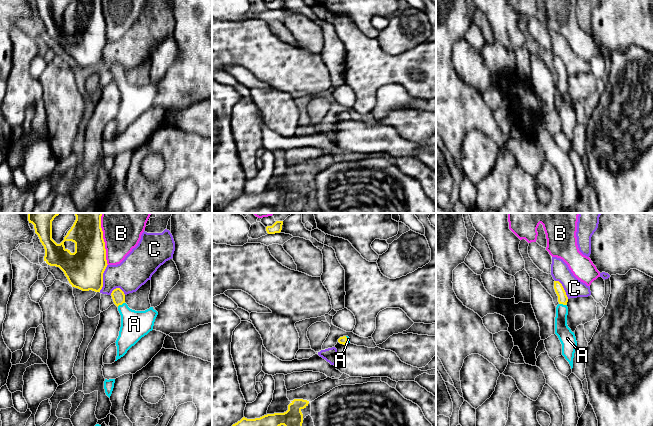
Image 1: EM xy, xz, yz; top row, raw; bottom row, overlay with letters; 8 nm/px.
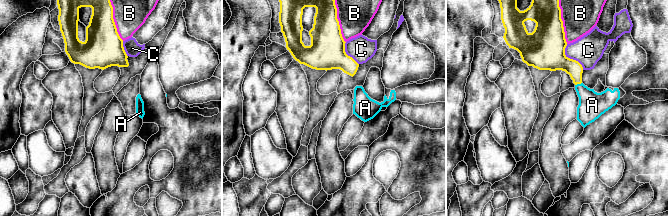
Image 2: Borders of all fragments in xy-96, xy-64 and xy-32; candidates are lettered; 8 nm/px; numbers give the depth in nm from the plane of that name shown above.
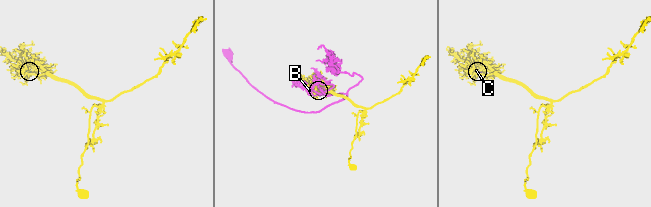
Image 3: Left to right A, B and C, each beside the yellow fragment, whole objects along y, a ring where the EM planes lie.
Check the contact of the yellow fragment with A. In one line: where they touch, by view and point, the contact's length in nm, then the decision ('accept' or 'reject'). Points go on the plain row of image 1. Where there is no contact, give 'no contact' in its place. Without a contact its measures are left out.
yz (563, 80) | 70 nm | accept

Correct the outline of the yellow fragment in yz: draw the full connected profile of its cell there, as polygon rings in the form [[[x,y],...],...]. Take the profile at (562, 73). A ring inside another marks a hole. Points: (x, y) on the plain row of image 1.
[[[554,57],[554,65],[559,78],[556,83],[555,110],[558,112],[562,120],[562,131],[569,138],[572,145],[574,129],[577,125],[577,117],[574,108],[572,108],[567,101],[568,73],[559,57]]]

